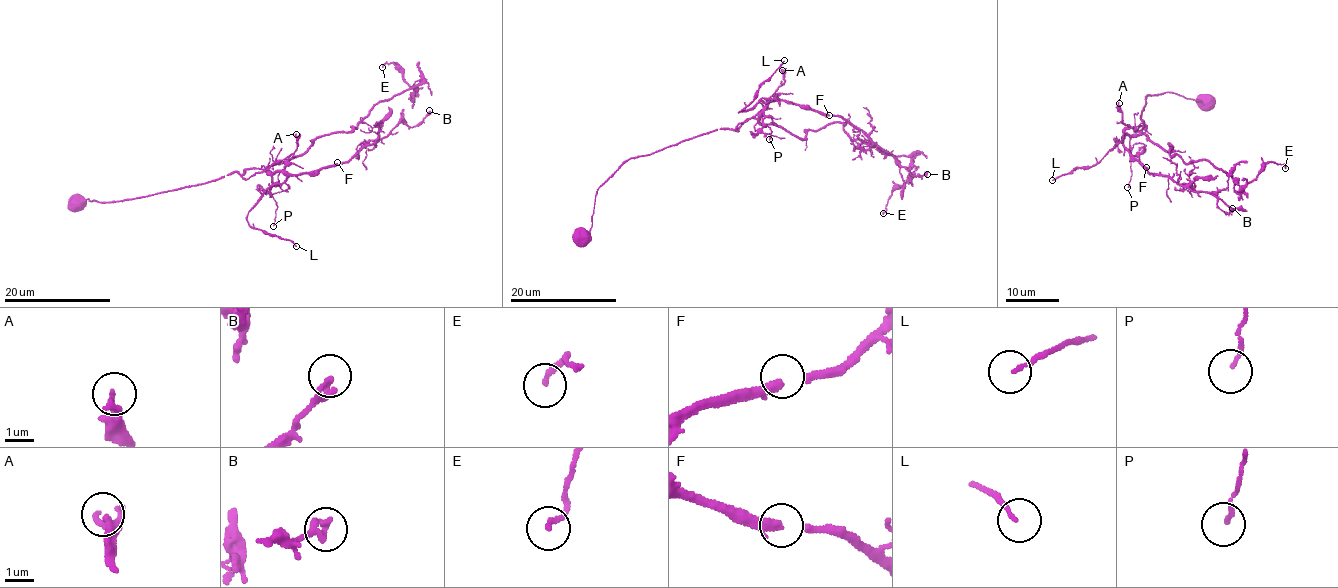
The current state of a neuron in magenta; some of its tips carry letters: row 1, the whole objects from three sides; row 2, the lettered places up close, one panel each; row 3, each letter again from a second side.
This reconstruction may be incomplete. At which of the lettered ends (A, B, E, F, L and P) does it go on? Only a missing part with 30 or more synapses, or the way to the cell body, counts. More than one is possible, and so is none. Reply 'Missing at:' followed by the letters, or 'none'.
Missing at: none

